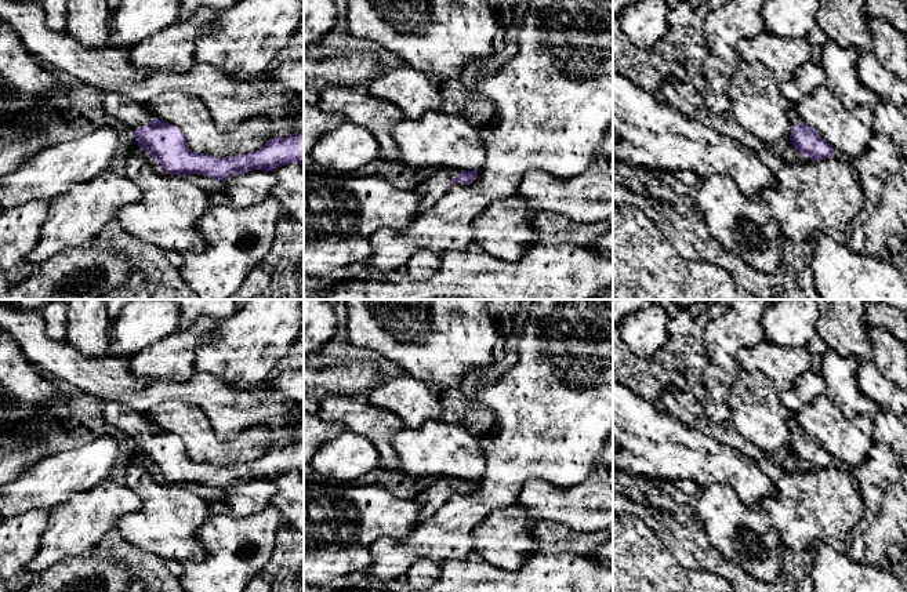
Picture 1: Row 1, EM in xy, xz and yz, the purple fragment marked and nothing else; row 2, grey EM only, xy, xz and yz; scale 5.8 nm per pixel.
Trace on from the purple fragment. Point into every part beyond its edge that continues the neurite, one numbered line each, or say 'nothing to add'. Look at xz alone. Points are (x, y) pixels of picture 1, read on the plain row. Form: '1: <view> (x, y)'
1: xz (432, 497)

